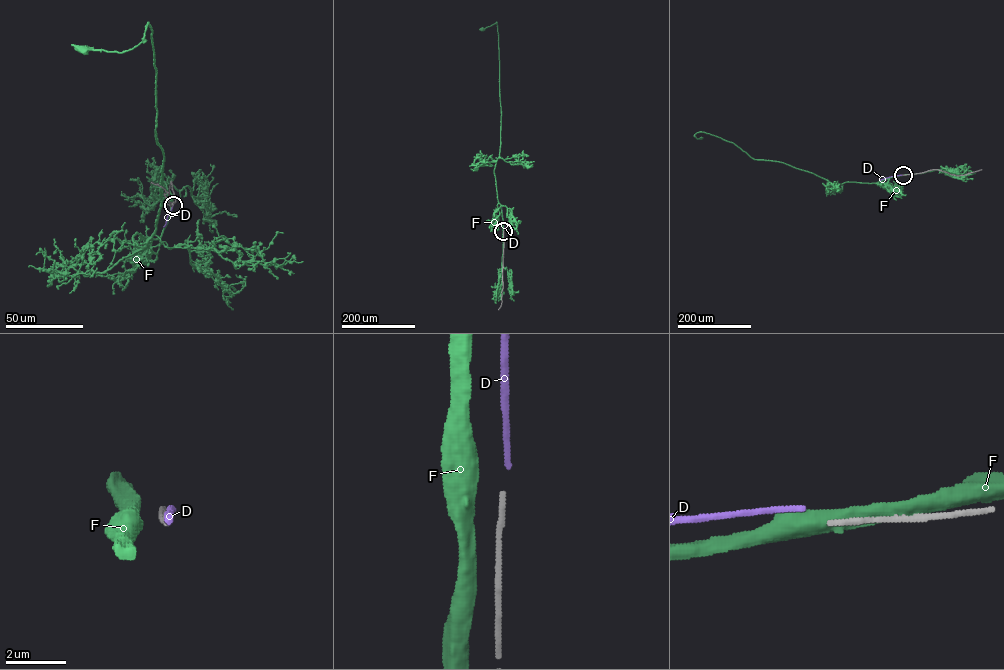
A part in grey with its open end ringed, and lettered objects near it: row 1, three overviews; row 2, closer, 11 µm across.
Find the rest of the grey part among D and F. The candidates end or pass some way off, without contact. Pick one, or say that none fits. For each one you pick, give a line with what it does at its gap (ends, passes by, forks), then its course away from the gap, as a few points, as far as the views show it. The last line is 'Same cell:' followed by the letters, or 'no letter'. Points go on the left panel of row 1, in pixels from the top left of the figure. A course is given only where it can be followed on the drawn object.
Same cell: no letter

